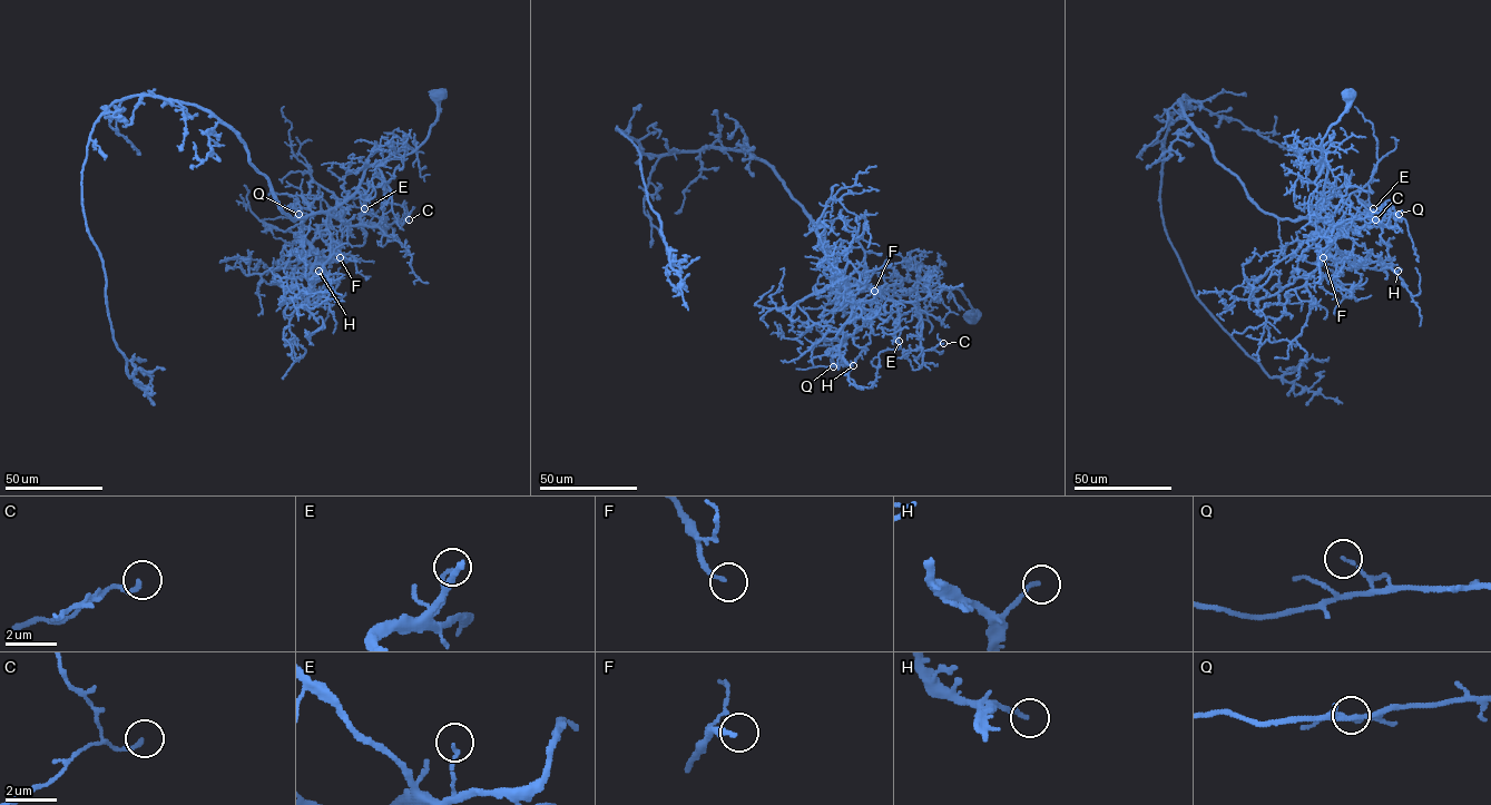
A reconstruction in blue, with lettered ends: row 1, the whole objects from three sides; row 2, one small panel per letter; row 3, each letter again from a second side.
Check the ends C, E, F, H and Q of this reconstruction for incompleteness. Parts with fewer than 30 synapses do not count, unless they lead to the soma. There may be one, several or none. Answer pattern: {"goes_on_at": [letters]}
{"goes_on_at": ["F", "H"]}

